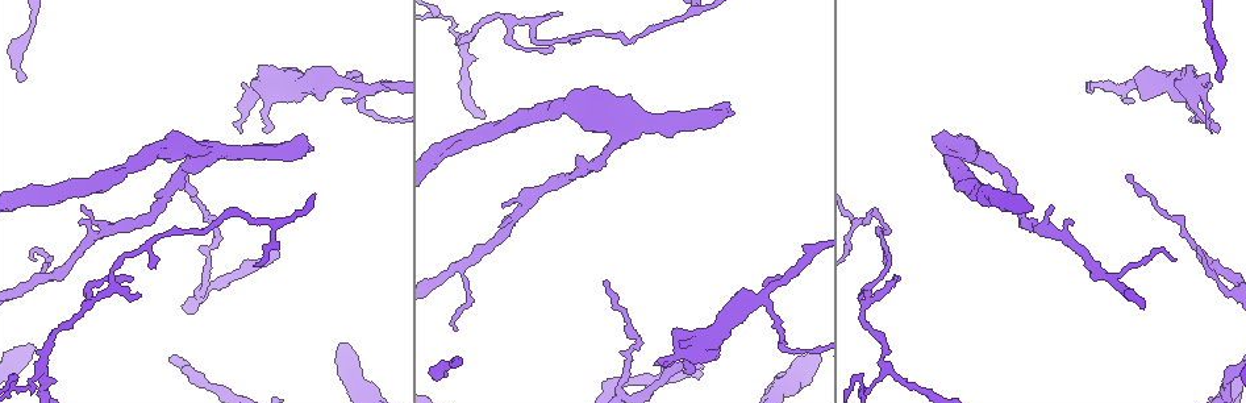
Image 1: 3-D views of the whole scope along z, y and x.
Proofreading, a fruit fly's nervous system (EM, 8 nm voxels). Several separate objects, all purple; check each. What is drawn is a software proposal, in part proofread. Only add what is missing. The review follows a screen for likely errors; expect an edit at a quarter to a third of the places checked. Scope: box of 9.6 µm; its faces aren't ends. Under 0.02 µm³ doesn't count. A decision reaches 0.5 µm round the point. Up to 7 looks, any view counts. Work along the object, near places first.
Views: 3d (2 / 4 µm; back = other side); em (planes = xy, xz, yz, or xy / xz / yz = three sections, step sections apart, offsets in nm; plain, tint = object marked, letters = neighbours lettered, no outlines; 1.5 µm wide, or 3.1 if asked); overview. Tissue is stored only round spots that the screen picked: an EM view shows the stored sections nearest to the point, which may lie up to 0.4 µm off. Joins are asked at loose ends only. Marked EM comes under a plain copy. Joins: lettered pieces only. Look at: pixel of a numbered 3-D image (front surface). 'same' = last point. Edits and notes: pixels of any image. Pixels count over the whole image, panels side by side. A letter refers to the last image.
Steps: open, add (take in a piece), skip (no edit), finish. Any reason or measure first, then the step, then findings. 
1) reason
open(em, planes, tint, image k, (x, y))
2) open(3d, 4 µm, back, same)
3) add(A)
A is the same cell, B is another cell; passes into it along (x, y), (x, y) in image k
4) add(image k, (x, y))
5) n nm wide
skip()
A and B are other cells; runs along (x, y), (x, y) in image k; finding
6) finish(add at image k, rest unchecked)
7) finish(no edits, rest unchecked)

branch stops here
open(em, planes, letters, image 1, (265, 129))

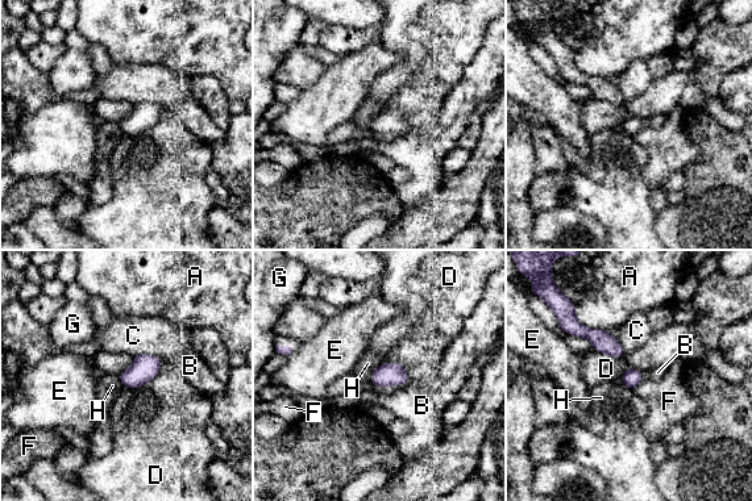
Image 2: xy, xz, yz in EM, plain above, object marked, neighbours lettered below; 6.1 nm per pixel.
skip()
A, B, C, D, E, F, G and H are other cells; border along (162, 362), (145, 384), (125, 388) in image 2; no lettered piece goes on from it

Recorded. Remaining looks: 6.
free end
open(3d, 4 µm, image 1, (1128, 177))

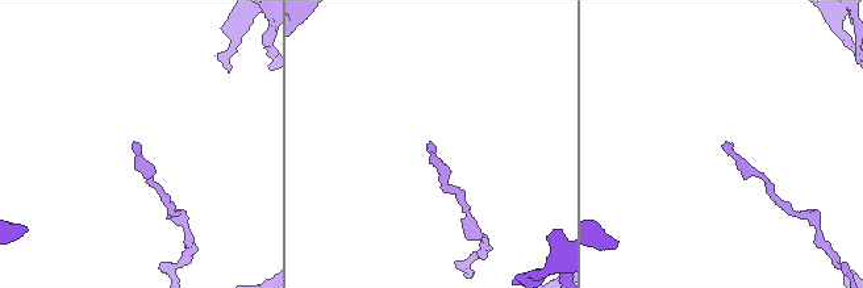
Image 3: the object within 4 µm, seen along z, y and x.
need the tissue
open(em, planes, letters, image 3, (134, 142))

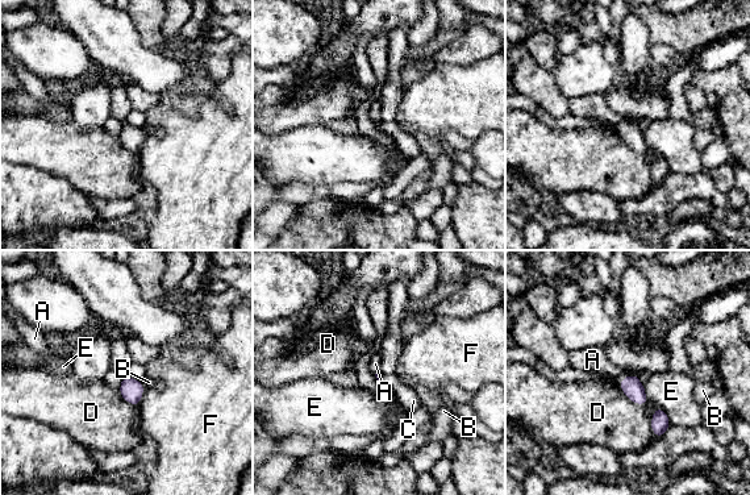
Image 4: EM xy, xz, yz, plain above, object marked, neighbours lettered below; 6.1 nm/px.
D touches over 220 nm
add(A)
A is the same cell, B, C, D, E and F are other cells; the neuron continues

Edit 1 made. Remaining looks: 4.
redraw
open(overview)

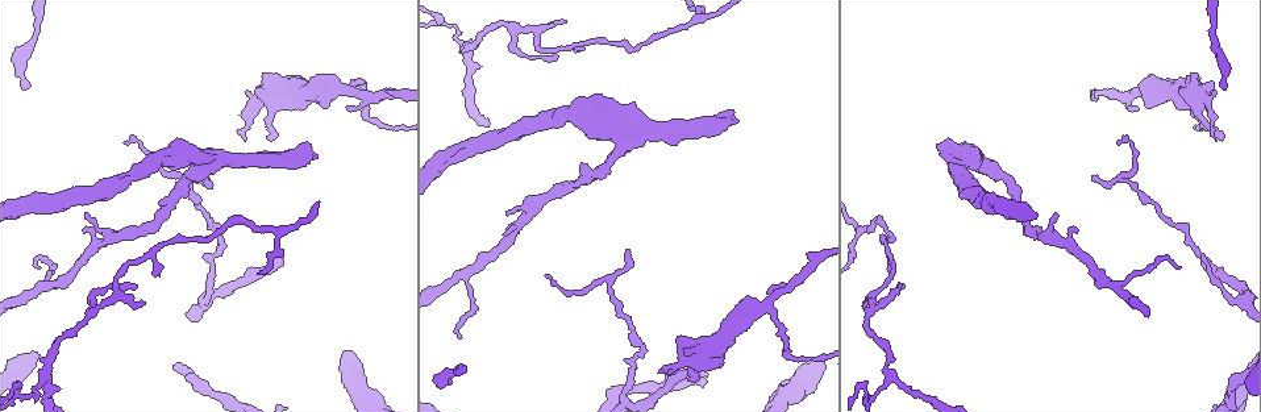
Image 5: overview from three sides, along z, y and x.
free end
open(em, planes, tint, image 5, (732, 109))

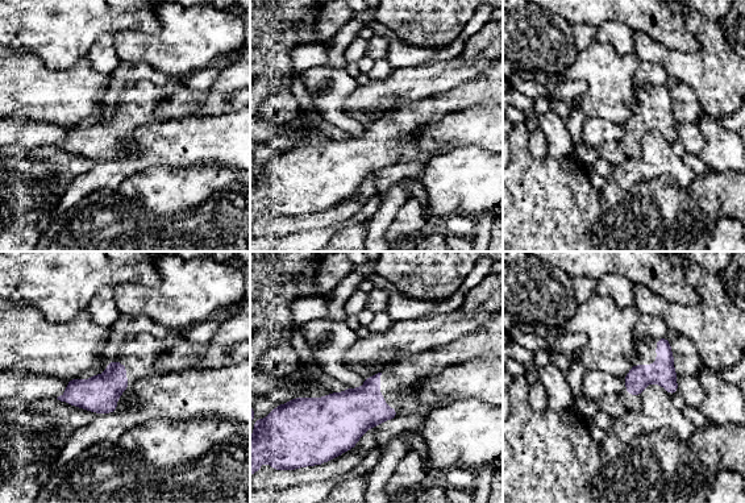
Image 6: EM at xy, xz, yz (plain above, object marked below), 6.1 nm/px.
see the neighbours
open(em, planes, letters, same)

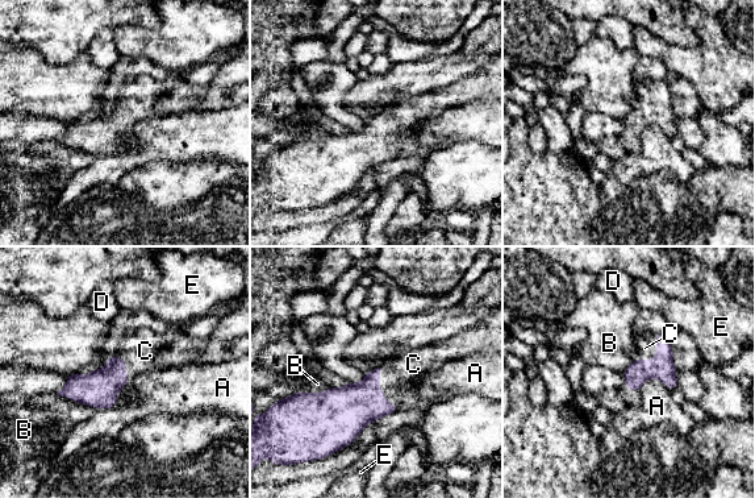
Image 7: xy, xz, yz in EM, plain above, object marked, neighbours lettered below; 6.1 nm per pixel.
add(C)
C is the same cell, A, B, D and E are other cells; passes into it along (347, 410), (383, 391), (413, 364) in image 7; the neuron continues

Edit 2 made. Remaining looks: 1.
finish(add at image 4, add at image 7, rest unchecked)

